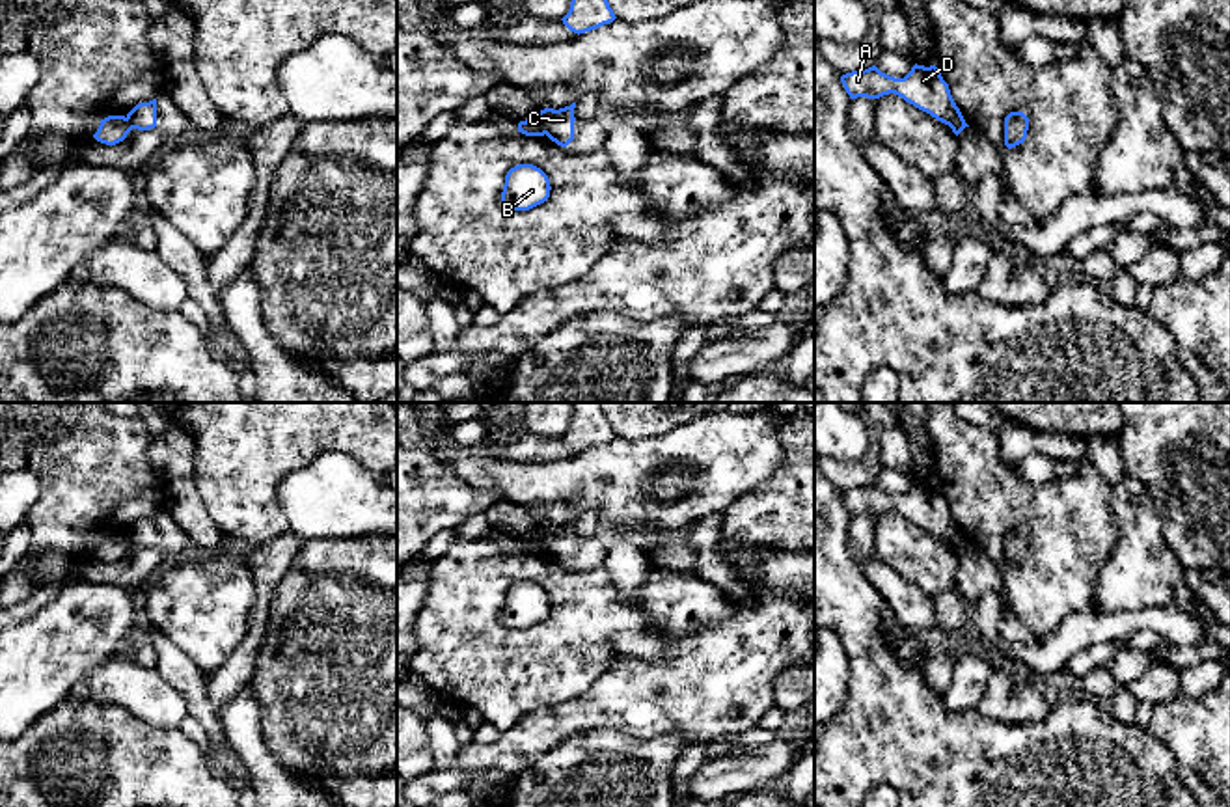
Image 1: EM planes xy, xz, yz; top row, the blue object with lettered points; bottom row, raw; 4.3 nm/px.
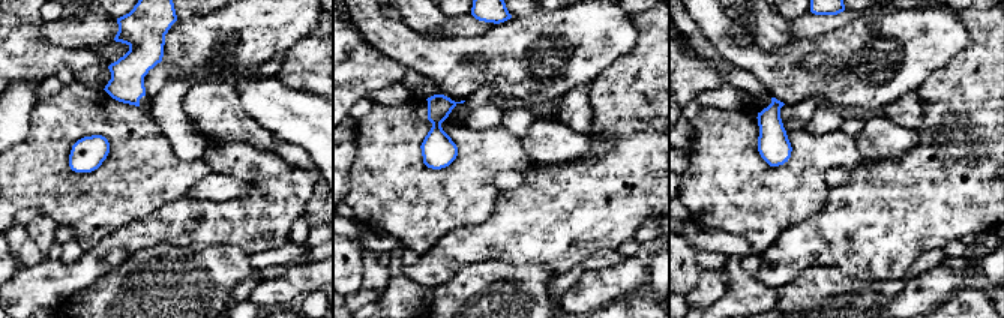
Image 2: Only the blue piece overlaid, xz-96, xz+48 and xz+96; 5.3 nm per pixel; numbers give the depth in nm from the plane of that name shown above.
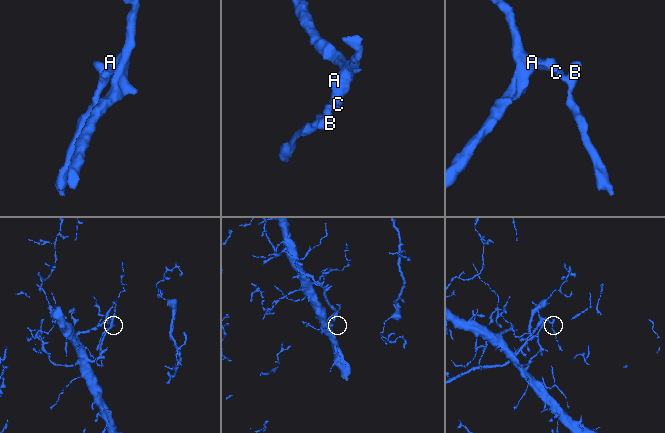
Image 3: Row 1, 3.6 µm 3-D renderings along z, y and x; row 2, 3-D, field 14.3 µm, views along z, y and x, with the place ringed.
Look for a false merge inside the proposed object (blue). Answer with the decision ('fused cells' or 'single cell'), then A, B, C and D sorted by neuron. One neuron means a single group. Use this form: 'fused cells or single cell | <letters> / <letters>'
fused cells | A C D / B

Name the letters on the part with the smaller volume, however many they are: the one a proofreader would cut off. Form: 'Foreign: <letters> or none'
Foreign: B

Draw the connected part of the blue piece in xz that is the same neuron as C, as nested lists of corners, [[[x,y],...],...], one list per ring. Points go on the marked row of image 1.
[[[576,103],[559,110],[544,108],[537,114],[542,119],[546,136],[561,147],[574,140],[574,108]]]

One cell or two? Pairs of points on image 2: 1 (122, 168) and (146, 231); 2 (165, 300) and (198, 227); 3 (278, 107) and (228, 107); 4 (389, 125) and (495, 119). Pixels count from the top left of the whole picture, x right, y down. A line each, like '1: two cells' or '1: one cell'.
1: two cells
2: two cells
3: two cells
4: two cells

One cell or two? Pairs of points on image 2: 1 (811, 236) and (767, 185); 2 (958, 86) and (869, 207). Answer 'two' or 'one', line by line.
1: two
2: one

